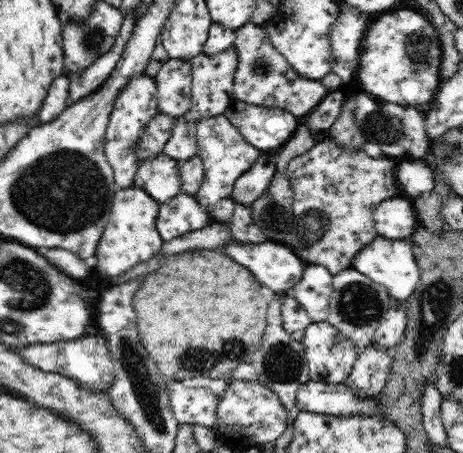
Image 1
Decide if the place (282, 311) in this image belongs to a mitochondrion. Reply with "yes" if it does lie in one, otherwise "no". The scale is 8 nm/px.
no

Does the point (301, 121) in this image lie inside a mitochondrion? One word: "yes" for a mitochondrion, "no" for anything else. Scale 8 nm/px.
no

